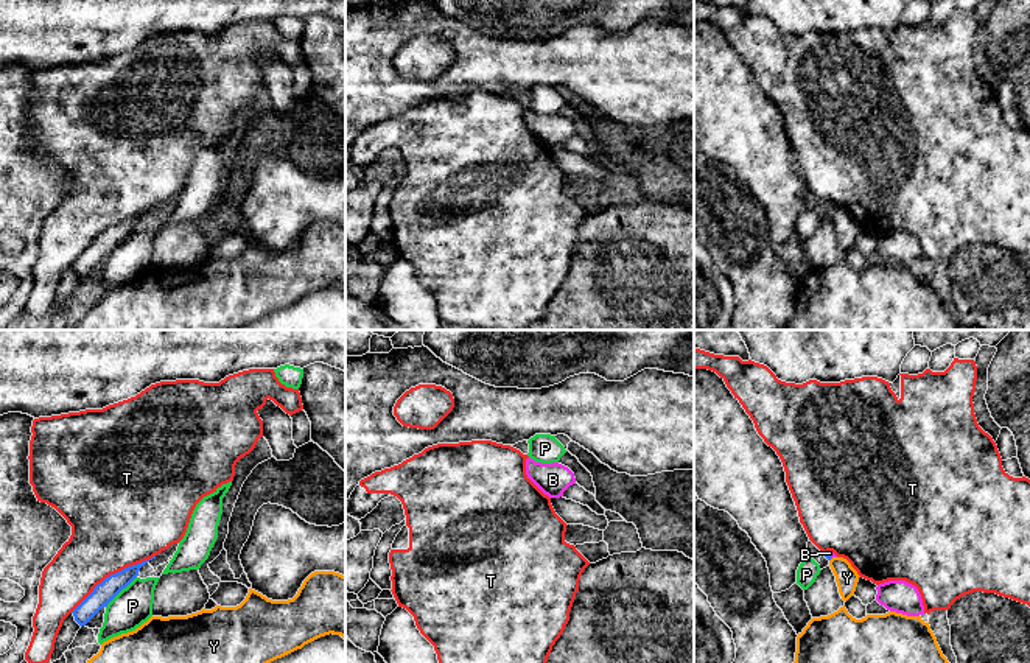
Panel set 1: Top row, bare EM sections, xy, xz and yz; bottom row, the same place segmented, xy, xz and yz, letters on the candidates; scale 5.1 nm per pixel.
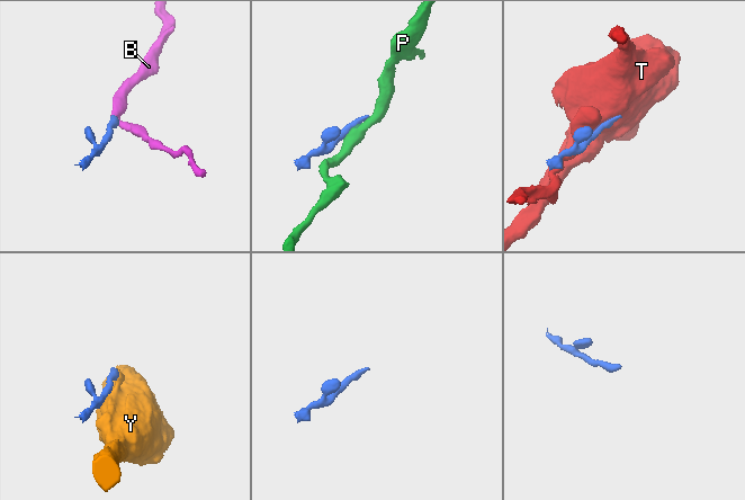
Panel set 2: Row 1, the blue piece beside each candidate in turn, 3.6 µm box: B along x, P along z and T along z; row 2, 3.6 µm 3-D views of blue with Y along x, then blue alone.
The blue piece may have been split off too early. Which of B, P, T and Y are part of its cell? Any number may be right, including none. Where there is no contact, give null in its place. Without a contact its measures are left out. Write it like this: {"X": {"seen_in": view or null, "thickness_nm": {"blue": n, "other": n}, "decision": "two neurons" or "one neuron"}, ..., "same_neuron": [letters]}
{"B": {"seen_in": "yz", "thickness_nm": {"blue": 20, "other": 20}, "decision": "one neuron"}, "P": {"seen_in": "xy", "thickness_nm": {"blue": 110, "other": 200}, "decision": "two neurons"}, "T": {"seen_in": "xy", "thickness_nm": {"blue": 110, "other": 440}, "decision": "two neurons"}, "Y": {"seen_in": null, "decision": "two neurons"}, "same_neuron": ["B"]}

